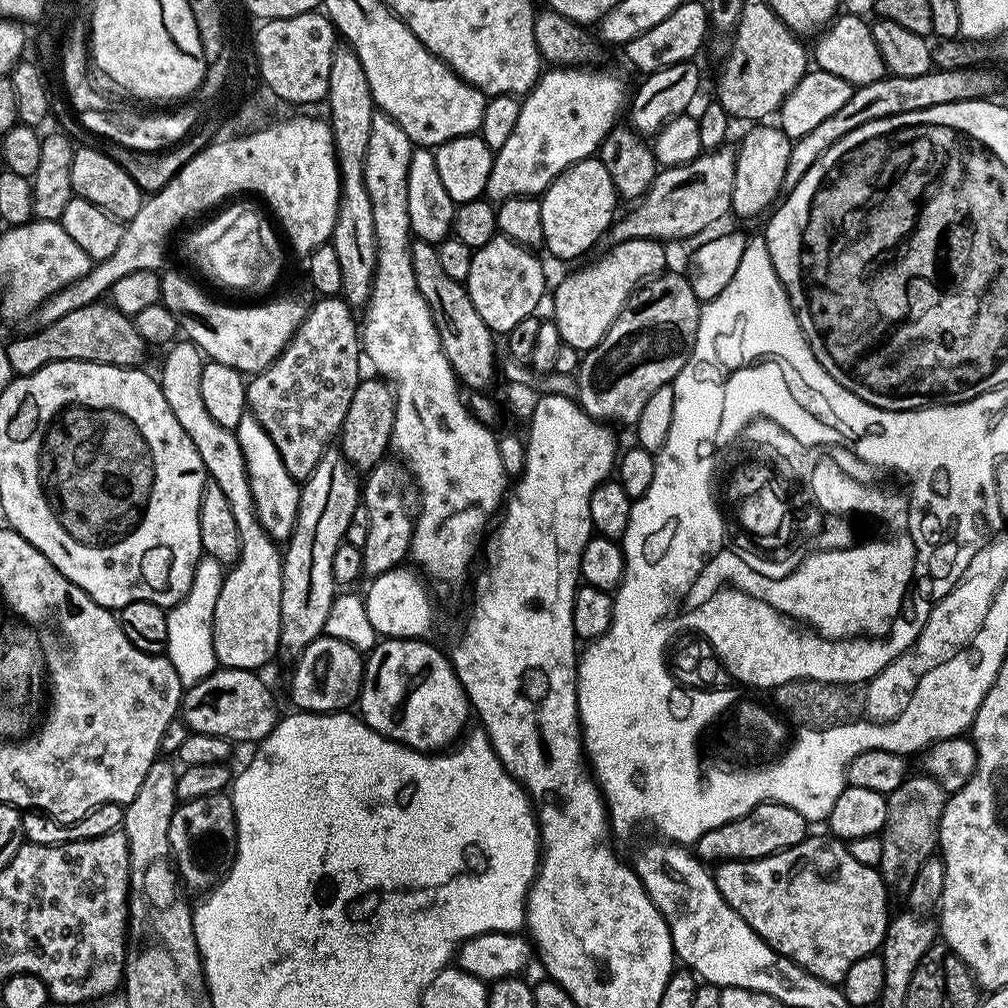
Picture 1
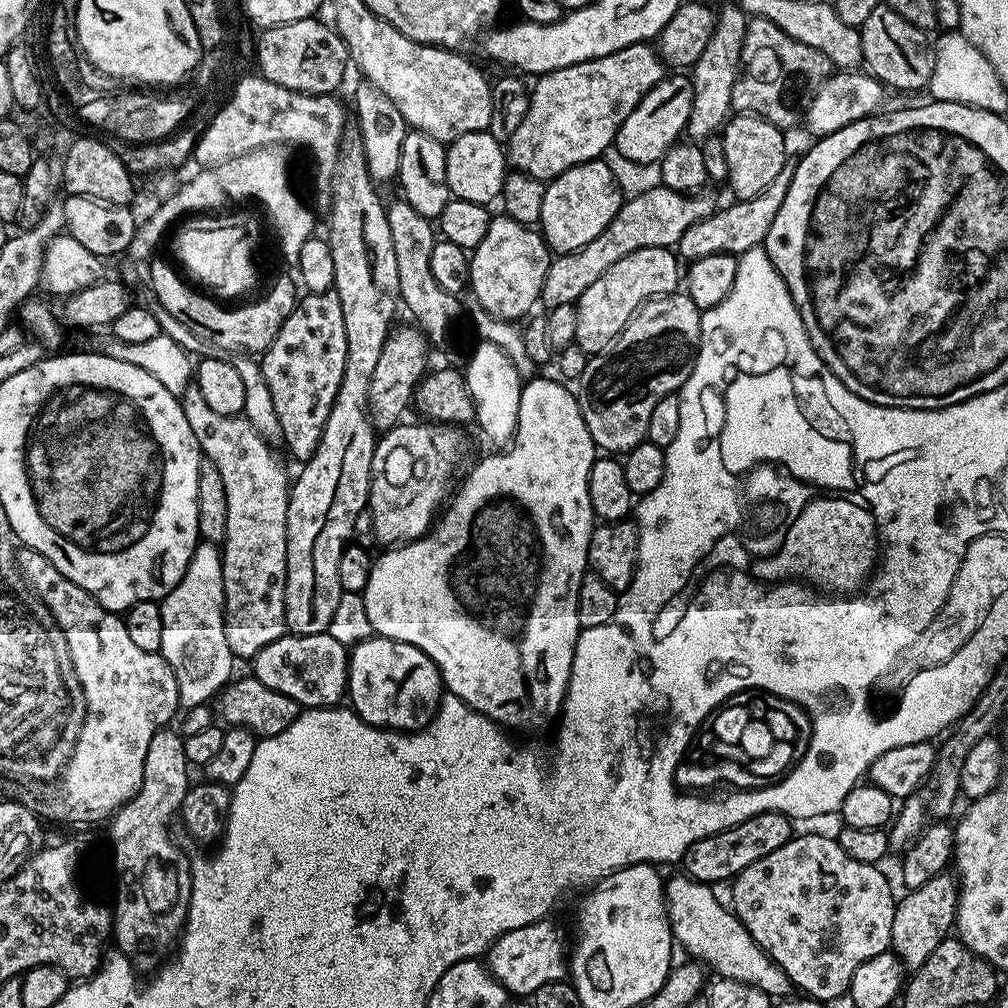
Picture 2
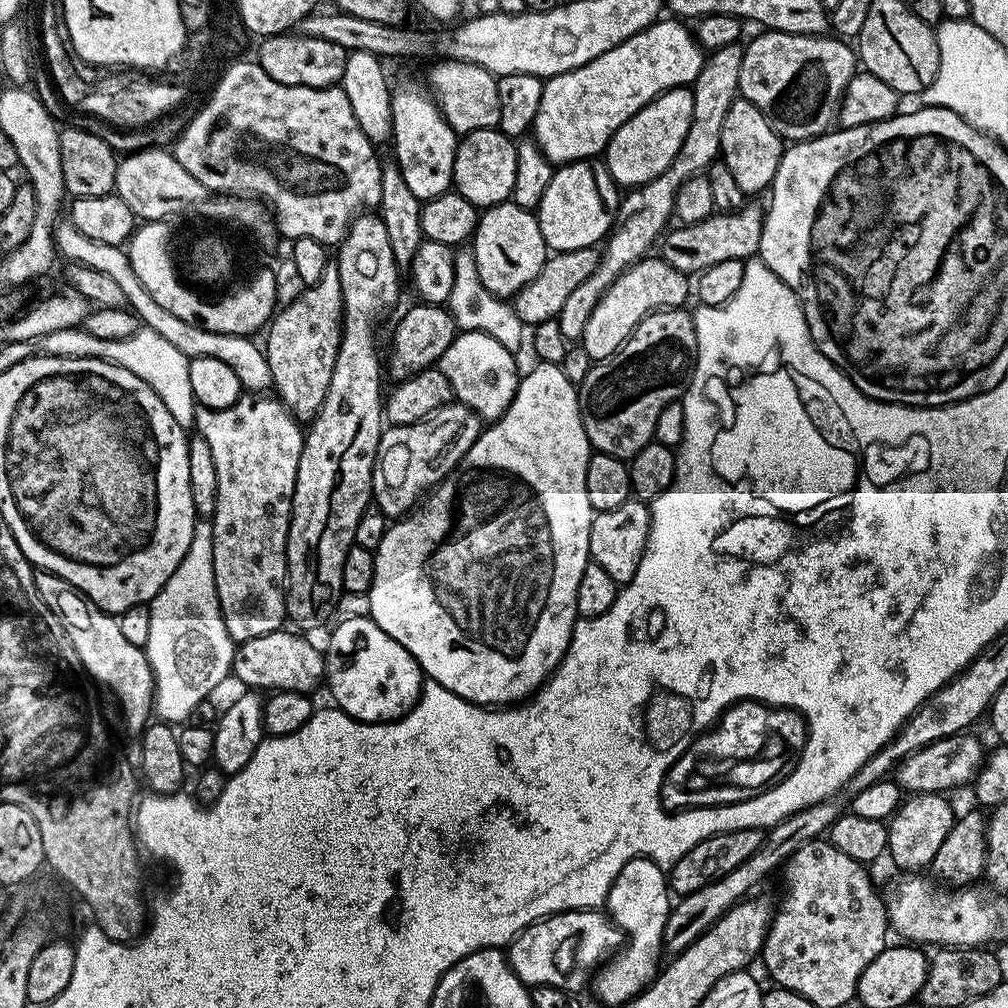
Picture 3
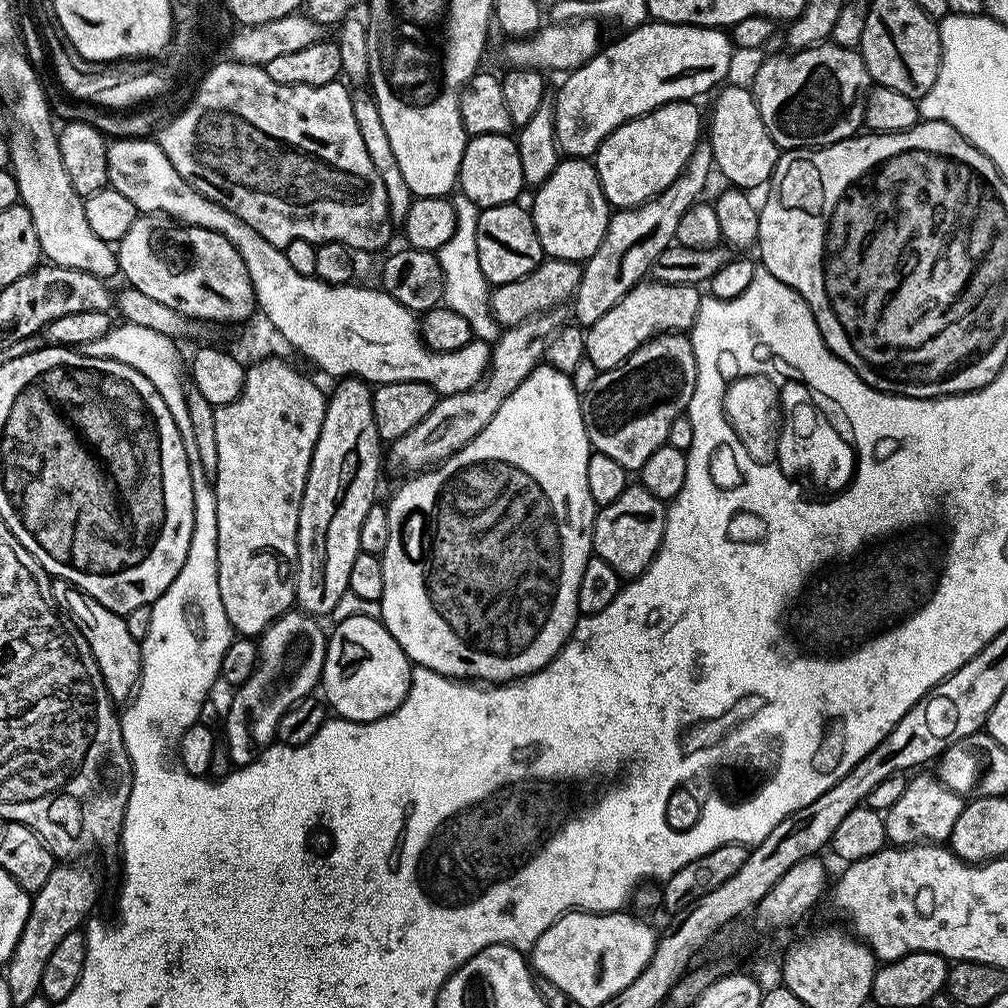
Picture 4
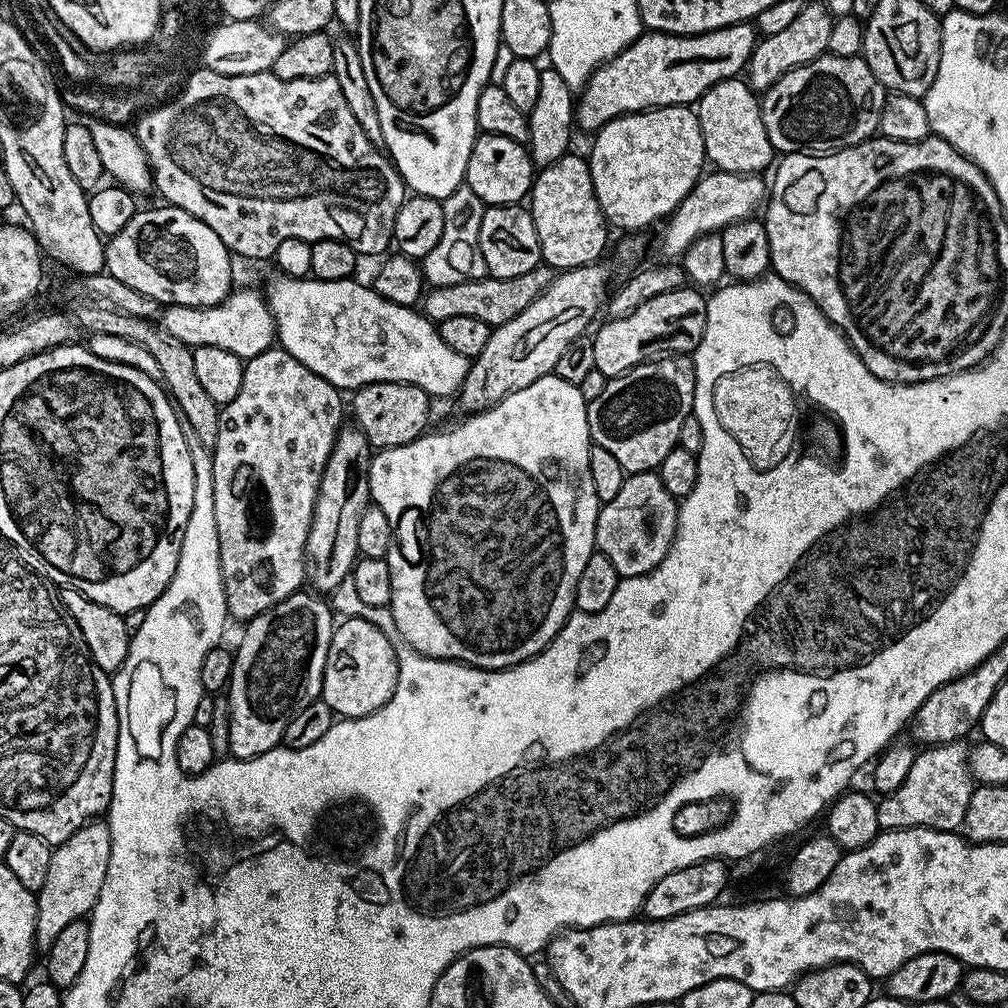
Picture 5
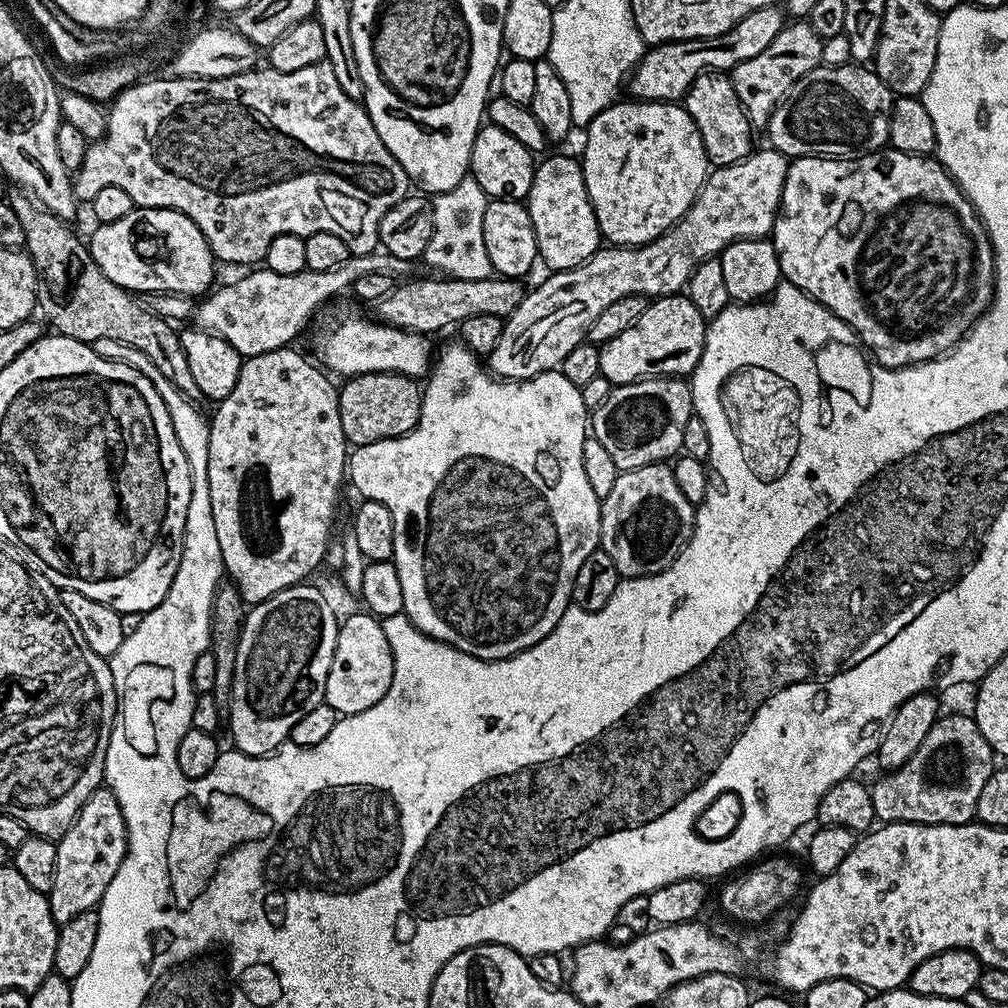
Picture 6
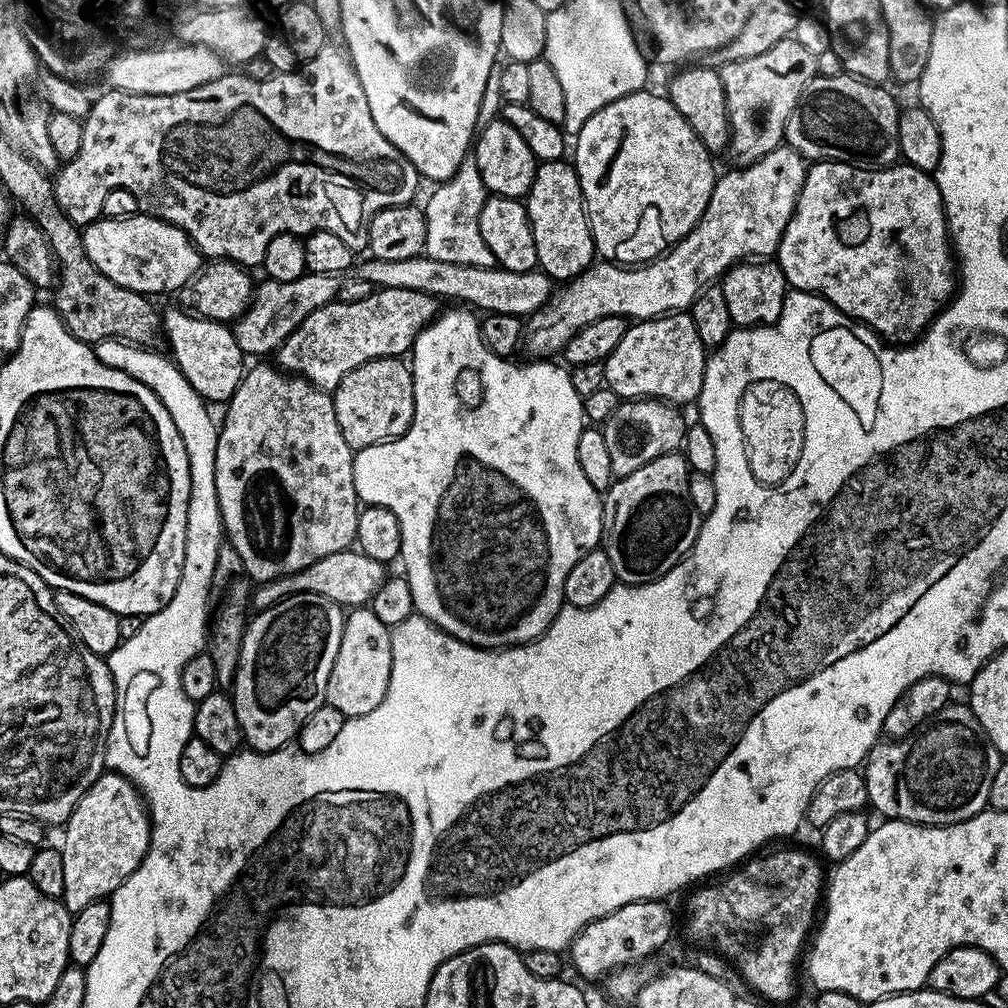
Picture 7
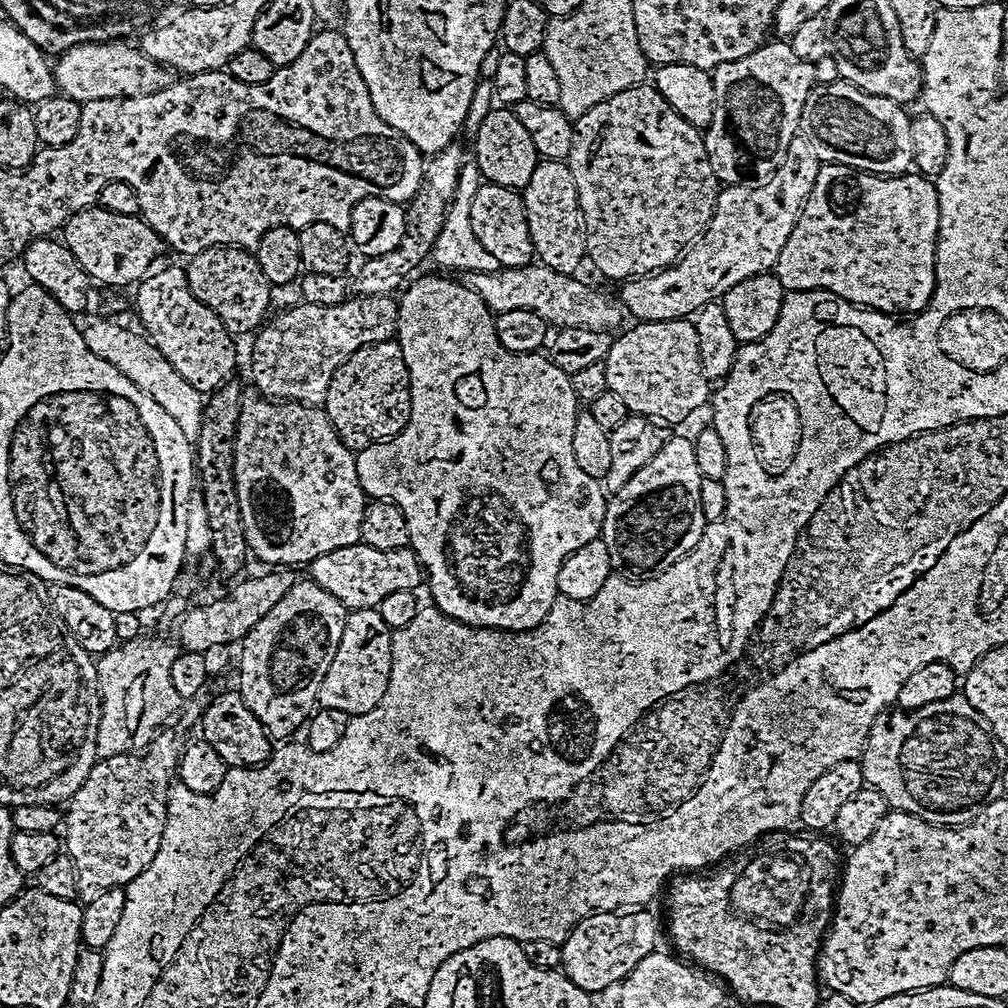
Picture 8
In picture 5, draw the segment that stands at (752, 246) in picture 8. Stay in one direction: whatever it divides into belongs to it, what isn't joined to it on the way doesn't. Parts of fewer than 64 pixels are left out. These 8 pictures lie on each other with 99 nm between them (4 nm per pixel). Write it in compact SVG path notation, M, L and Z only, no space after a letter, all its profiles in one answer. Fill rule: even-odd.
M712 170L707 174L701 175L700 179L697 180L696 184L690 190L690 194L686 194L686 198L682 198L682 202L674 209L672 215L667 217L666 223L663 225L665 228L664 233L660 236L660 252L664 256L661 257L683 257L684 251L687 250L698 238L711 236L719 233L728 224L733 224L739 220L749 219L749 217L755 213L752 211L754 211L756 207L759 209L761 205L765 203L766 180L763 180L764 178L765 177L760 174L721 172L719 170ZM597 262L561 271L553 279L550 287L541 296L534 298L534 302L530 302L530 306L526 306L522 314L518 314L518 318L510 318L510 322L493 327L490 342L486 342L482 354L471 357L468 373L458 393L465 413L475 414L484 411L485 408L492 408L502 398L538 382L538 378L555 373L558 358L566 351L566 346L570 346L574 338L585 335L589 331L588 323L595 318L599 308L601 311L604 287L608 284L608 272L602 265L603 263Z

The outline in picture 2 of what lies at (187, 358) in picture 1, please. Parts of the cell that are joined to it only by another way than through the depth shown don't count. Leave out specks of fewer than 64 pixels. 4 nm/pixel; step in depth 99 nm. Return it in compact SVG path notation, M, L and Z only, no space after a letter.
M194 382L189 383L179 397L182 410L186 414L186 422L190 422L190 430L194 430L194 438L198 442L201 453L209 460L214 462L214 466L218 466L218 474L222 474L222 482L226 486L226 534L222 545L222 582L224 583L224 598L222 607L224 610L224 633L226 634L226 646L230 646L233 657L251 658L258 654L258 650L262 650L262 646L270 646L270 642L274 642L278 637L285 635L286 625L284 623L284 599L286 598L286 546L288 545L288 494L290 491L290 476L284 473L282 465L276 461L276 456L271 452L269 441L263 440L254 426L250 426L250 422L245 416L227 416L226 414L214 414L214 410L210 410L210 406L206 406L206 398L202 398L202 390Z

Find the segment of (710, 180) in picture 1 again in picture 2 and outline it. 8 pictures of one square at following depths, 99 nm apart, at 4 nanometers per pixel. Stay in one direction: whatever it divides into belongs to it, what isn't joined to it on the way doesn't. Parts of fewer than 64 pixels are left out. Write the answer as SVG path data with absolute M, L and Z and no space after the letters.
M663 186L655 187L648 188L629 200L627 197L621 203L618 214L614 214L606 230L602 230L602 234L594 238L594 242L582 246L576 252L559 253L549 263L539 299L545 309L557 308L563 304L575 305L582 290L602 278L602 274L606 274L606 270L610 270L610 266L614 266L618 258L626 258L626 254L634 254L634 250L672 248L679 245L682 234L686 234L690 226L694 226L699 220L705 220L714 211L711 198L700 196L704 194L685 194Z

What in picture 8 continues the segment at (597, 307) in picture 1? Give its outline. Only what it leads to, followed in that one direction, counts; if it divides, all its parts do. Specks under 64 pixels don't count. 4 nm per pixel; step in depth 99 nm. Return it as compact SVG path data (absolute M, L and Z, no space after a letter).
M646 320L633 325L633 328L625 327L619 333L621 336L613 339L608 357L604 360L608 391L618 394L629 413L646 416L653 422L663 422L665 425L676 424L691 412L698 411L703 404L705 407L710 400L710 381L702 374L702 362L698 358L698 334L692 320Z

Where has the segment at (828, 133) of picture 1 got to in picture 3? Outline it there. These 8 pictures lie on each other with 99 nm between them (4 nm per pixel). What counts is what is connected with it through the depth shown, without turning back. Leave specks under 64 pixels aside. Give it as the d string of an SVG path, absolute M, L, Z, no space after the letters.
M745 206L736 212L717 211L697 224L676 226L676 229L673 227L663 237L659 255L670 266L674 266L674 270L685 274L701 274L708 268L720 262L730 262L731 259L745 261L760 251L764 213L763 207Z

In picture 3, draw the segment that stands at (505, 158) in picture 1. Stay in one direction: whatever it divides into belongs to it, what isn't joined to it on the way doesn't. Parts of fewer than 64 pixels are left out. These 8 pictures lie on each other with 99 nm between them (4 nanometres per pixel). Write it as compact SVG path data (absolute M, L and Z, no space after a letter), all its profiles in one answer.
M661 18L646 30L626 38L614 50L598 54L586 66L578 66L569 72L549 76L544 80L542 103L538 105L538 118L532 123L531 139L542 150L545 158L554 166L573 164L575 160L590 160L605 151L610 138L638 110L642 110L651 100L657 100L663 92L671 88L686 88L695 84L706 59L705 49L701 48L695 35L683 28L676 18Z

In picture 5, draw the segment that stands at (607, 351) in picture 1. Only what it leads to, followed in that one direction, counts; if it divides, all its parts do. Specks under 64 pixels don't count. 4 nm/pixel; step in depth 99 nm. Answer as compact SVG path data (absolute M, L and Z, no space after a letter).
M665 354L655 360L647 360L621 376L608 379L602 386L602 394L588 401L588 425L592 435L592 443L602 446L602 450L614 454L624 467L625 473L651 472L659 469L662 458L670 454L670 450L678 447L678 430L682 430L682 422L693 415L694 398L696 397L696 366L693 357L688 354Z

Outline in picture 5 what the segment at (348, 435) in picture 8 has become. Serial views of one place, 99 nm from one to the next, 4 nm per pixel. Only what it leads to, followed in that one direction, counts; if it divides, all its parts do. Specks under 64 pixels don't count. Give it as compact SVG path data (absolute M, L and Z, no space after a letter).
M378 382L355 389L351 396L350 416L352 412L353 418L356 419L353 420L355 427L360 429L373 449L409 444L410 441L424 435L429 427L428 411L431 410L433 401L428 393L423 392L418 386L398 382Z

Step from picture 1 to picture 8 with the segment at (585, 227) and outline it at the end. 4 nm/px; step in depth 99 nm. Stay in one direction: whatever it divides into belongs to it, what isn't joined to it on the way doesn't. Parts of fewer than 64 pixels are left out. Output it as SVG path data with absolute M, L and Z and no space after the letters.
M540 160L534 174L530 174L530 182L522 189L522 195L535 259L550 270L567 276L579 273L580 263L586 260L584 226L574 174L567 163L562 160Z

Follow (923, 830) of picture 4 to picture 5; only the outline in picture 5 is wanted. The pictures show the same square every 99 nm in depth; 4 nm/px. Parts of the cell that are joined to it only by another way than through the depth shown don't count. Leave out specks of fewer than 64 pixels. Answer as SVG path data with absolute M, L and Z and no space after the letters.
M952 740L949 744L934 744L917 751L914 766L910 766L910 774L906 774L906 782L877 803L881 829L933 828L943 832L957 831L966 818L966 806L970 806L970 794L974 787L970 748L966 745L964 740Z

